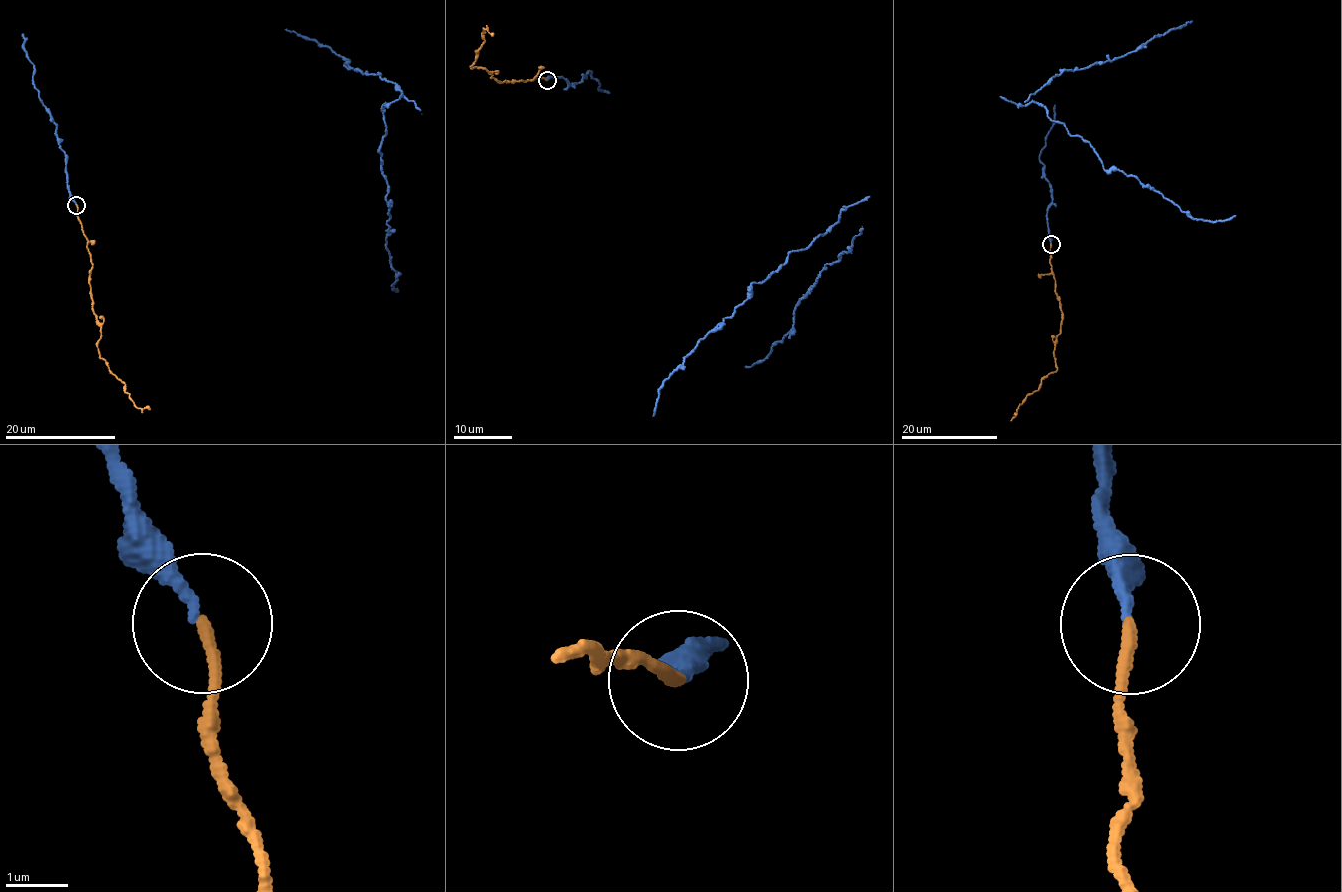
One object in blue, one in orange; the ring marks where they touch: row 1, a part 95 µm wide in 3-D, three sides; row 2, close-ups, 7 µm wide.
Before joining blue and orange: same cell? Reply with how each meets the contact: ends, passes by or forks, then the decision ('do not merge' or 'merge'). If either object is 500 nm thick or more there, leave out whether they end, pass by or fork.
blue ends; orange ends; merge

